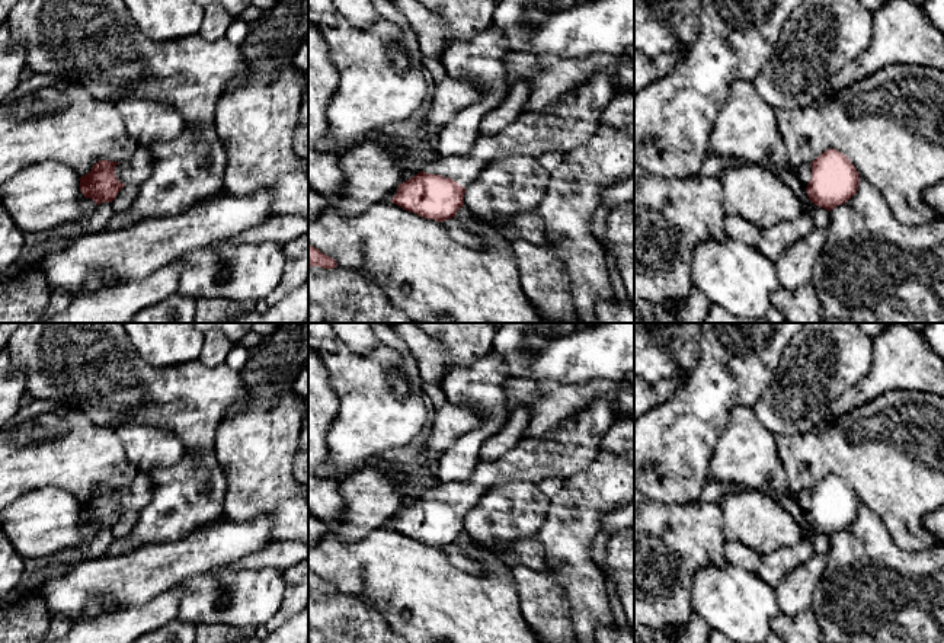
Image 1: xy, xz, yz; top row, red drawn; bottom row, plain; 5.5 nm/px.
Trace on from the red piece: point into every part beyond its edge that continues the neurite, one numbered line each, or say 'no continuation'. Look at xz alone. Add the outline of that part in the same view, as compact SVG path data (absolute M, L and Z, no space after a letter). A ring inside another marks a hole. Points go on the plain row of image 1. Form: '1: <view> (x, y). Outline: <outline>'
1: xz (569, 448). Outline: M599 396L554 431L522 438L499 460L480 461L468 482L435 483L422 498L451 503L465 514L500 482L538 484L547 477L569 479L598 457L602 436L614 420L609 403Z

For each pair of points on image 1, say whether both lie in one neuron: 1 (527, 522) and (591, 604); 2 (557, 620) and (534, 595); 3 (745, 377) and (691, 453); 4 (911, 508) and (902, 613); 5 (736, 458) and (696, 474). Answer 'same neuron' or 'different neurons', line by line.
1: different neurons
2: same neuron
3: same neuron
4: different neurons
5: different neurons

